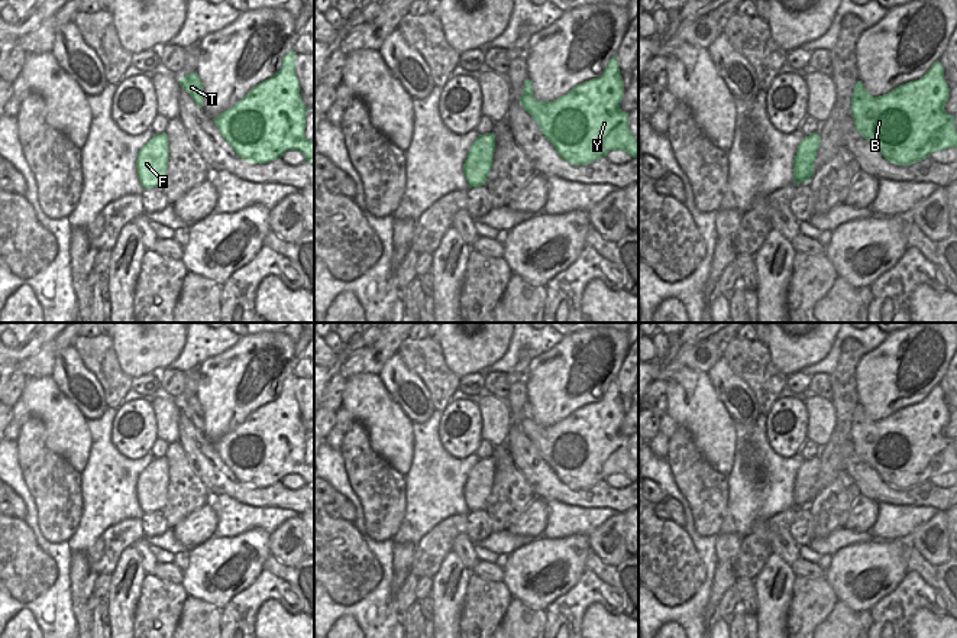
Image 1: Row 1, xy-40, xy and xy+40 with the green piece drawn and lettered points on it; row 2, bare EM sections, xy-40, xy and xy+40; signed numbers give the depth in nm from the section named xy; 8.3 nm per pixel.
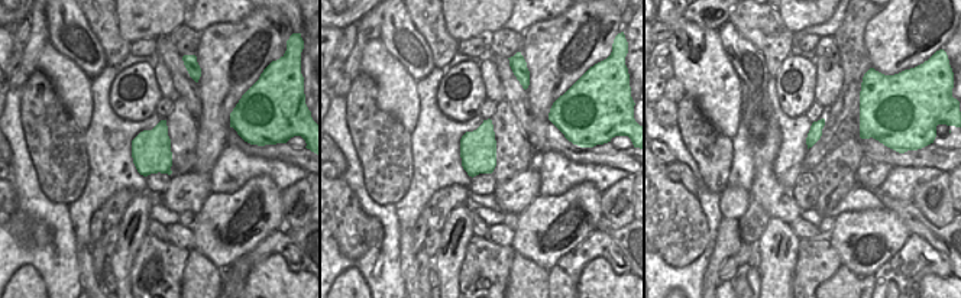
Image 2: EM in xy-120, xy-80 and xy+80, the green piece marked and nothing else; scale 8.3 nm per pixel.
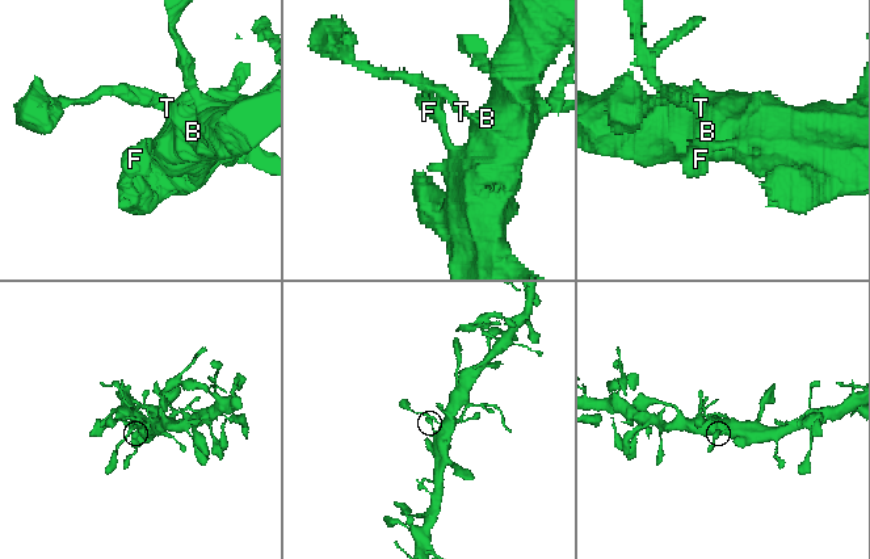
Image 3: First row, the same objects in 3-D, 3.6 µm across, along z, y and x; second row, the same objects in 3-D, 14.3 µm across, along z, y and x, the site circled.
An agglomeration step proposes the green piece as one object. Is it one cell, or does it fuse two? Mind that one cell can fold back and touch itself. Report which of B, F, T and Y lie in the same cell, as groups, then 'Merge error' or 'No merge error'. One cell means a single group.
Groups: B F T Y. No merge error

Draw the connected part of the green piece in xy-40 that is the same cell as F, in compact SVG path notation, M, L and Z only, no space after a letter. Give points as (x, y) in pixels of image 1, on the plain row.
M153 459L152 463L138 476L136 493L142 511L162 511L166 505L168 492L168 460Z

